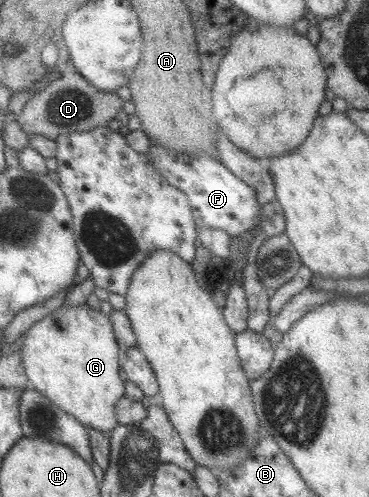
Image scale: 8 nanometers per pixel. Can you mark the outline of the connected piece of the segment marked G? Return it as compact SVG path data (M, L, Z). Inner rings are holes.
M85 303L59 307L24 331L18 353L29 386L74 417L81 425L104 434L109 434L115 426L120 425L115 419L115 402L124 395L124 382L119 379L122 356L115 342L111 322L100 310L90 308Z

